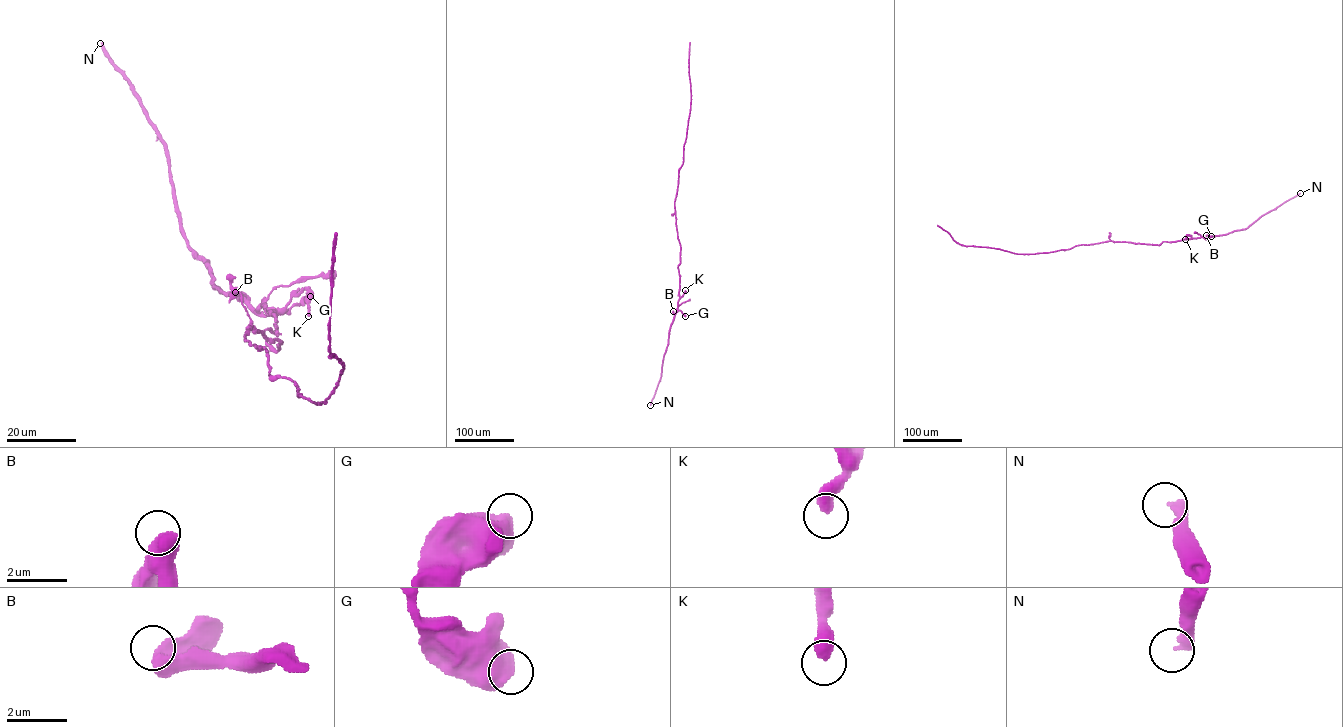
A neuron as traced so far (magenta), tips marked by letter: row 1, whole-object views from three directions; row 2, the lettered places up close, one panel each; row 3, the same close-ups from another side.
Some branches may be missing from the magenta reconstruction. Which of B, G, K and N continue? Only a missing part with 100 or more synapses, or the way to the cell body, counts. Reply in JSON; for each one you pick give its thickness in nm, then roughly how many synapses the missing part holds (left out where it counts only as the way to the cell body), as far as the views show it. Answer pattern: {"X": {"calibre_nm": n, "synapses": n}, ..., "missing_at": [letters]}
{"missing_at": []}

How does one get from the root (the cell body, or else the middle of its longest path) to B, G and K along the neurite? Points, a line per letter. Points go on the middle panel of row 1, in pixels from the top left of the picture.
B: (677, 229), (680, 247), (679, 298), (675, 314), (673, 311)
G: (677, 229), (680, 247), (677, 311), (685, 316)
K: (677, 229), (680, 247), (678, 267), (680, 297), (685, 290)

